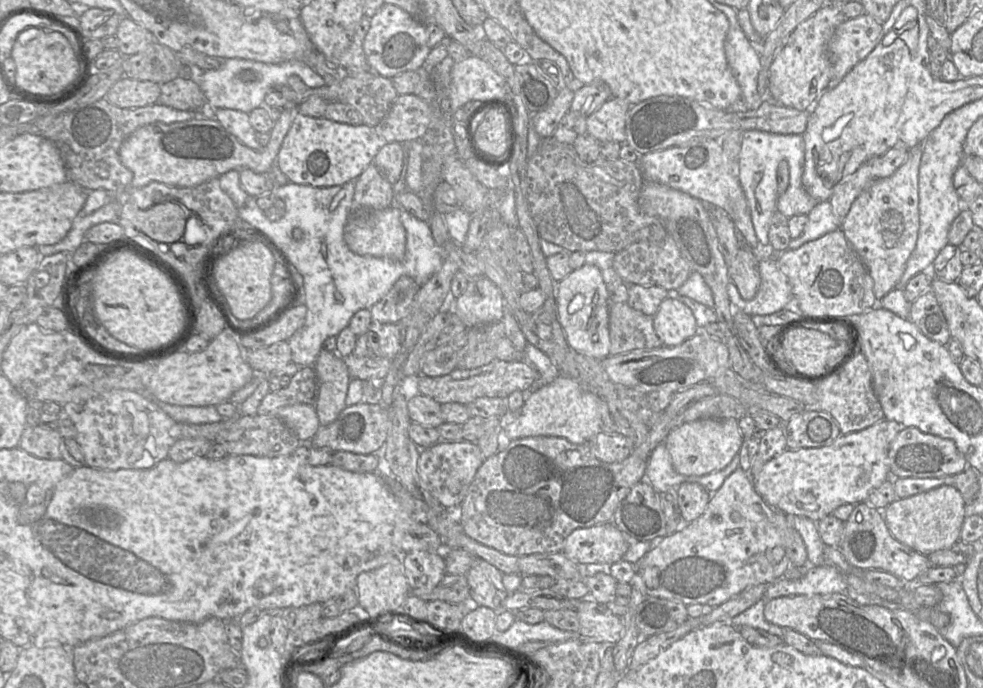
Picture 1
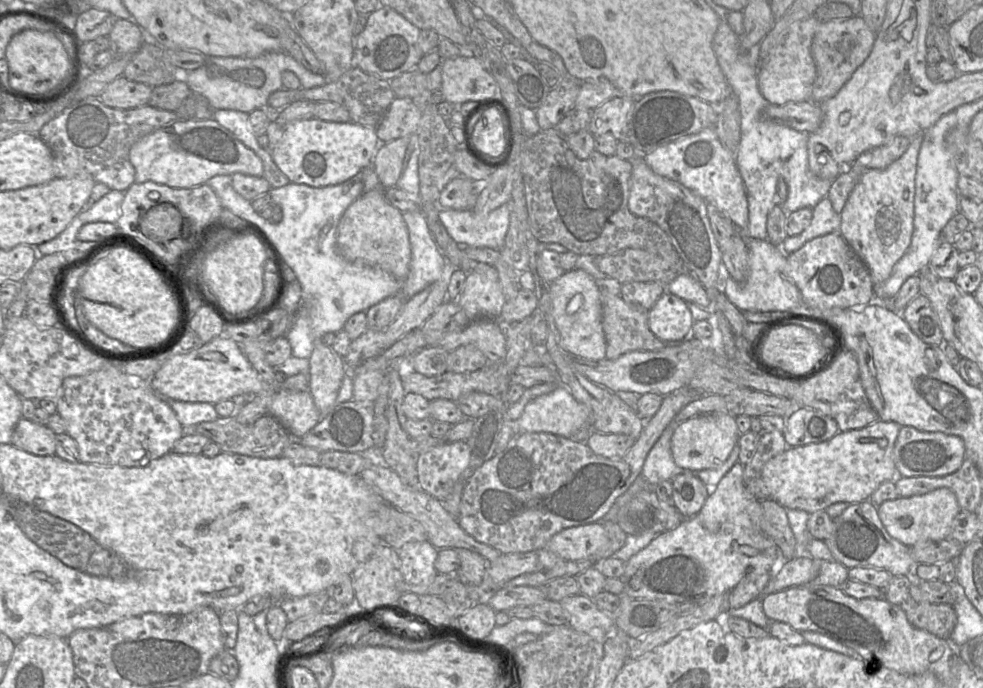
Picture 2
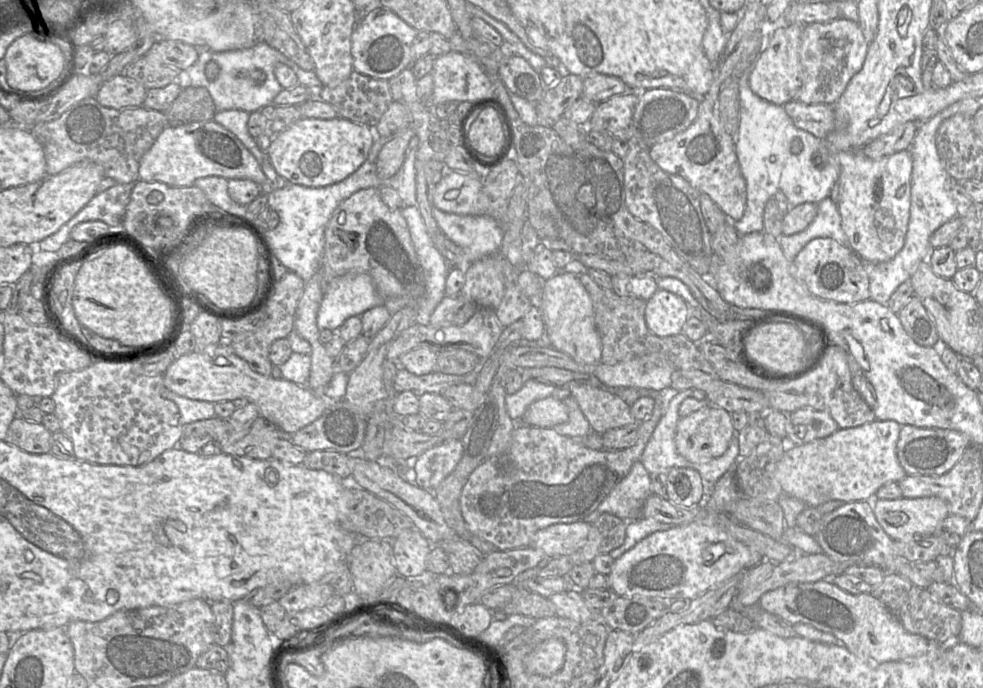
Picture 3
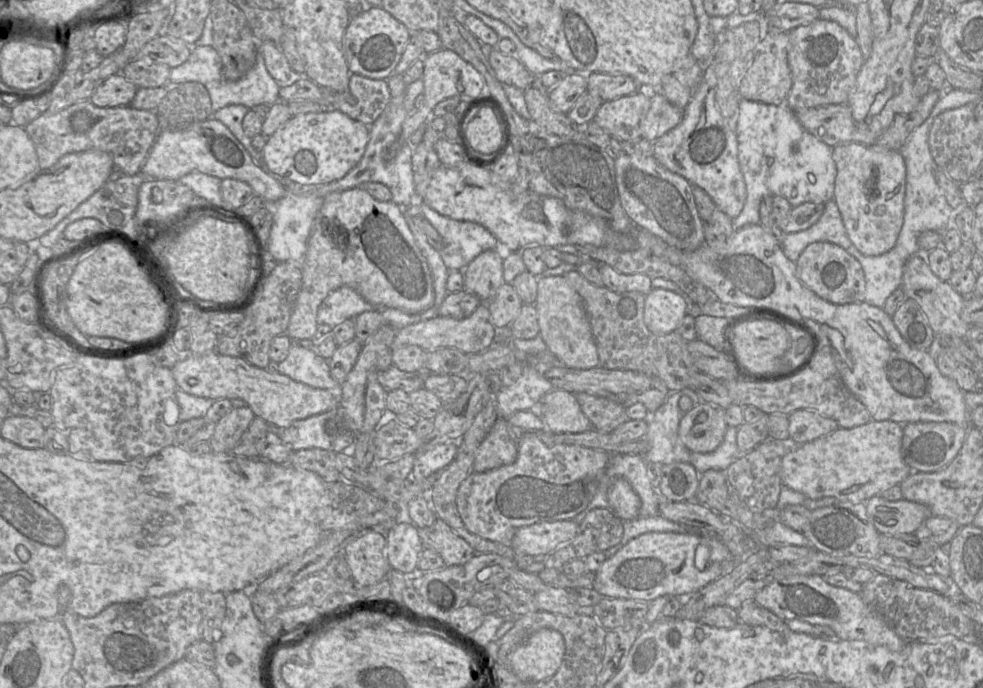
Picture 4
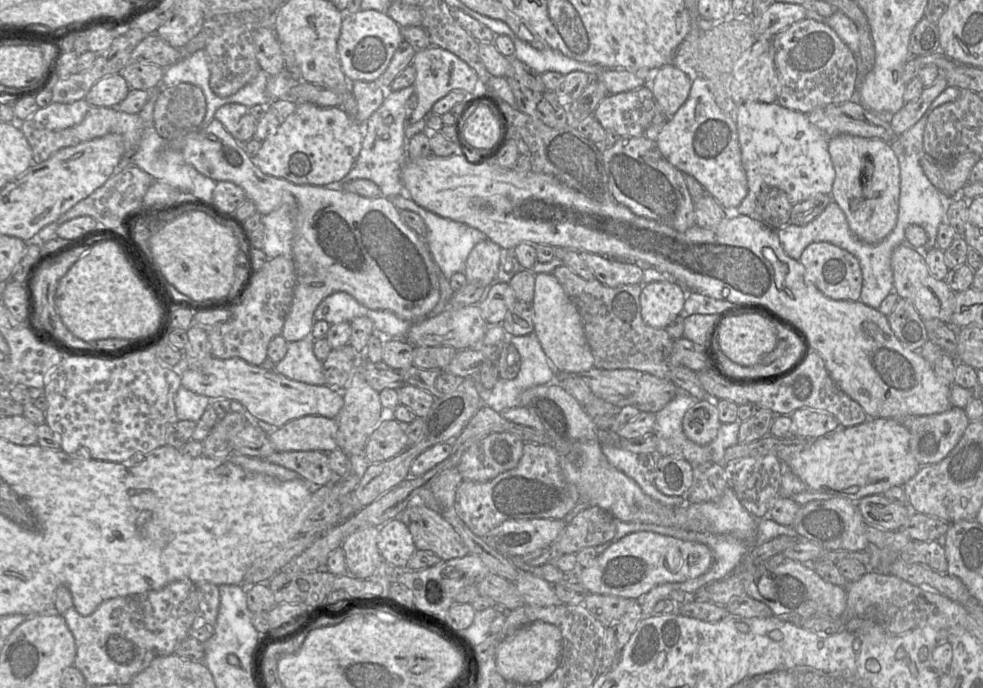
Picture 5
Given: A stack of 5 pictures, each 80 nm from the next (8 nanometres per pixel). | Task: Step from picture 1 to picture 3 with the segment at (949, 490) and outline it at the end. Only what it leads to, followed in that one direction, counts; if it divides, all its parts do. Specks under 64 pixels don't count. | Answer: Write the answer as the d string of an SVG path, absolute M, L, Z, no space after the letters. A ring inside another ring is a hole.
M872 495L865 502L872 507L878 523L894 541L906 537L933 535L941 527L945 518L950 515L946 502L934 496L887 500L877 499L876 495Z

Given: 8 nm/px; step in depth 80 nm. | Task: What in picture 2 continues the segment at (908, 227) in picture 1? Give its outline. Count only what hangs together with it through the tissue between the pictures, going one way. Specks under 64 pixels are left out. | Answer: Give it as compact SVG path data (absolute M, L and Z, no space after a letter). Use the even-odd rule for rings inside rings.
M923 133L911 138L910 145L897 160L884 169L864 172L851 191L840 213L840 234L868 268L875 284L881 284L891 274L894 265L904 255L910 245L913 233L915 176Z

